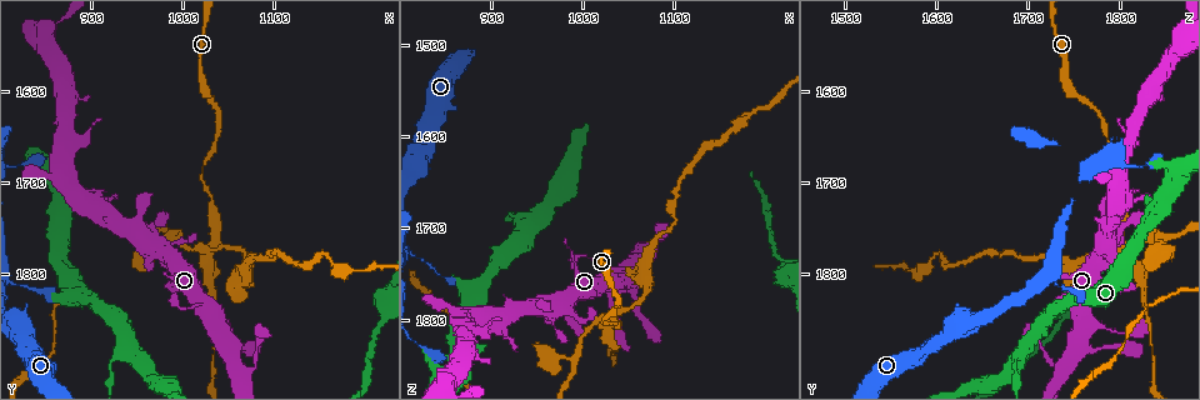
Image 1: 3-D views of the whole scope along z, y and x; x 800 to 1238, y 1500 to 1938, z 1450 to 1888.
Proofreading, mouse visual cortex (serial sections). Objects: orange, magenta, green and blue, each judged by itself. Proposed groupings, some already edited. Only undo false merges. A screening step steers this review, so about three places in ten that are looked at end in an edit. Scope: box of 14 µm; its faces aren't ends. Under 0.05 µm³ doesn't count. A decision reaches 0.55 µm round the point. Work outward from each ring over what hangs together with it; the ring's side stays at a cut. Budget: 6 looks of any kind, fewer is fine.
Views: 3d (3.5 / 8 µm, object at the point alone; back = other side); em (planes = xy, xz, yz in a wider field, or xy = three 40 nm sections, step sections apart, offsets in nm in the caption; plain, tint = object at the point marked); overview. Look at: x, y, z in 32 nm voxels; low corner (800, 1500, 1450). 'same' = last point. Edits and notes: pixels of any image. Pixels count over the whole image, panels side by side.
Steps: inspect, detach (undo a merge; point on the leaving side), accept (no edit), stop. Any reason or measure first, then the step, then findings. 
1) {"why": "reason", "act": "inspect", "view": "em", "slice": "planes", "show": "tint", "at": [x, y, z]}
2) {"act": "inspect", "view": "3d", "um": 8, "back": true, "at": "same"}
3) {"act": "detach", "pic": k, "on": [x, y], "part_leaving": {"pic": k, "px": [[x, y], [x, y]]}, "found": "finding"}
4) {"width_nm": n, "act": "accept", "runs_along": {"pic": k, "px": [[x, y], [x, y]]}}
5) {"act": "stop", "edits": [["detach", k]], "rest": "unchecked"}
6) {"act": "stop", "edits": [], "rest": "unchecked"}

{"why": "a narrow waist", "act": "inspect", "view": "3d", "um": 8, "at": [920, 1910, 1685]}

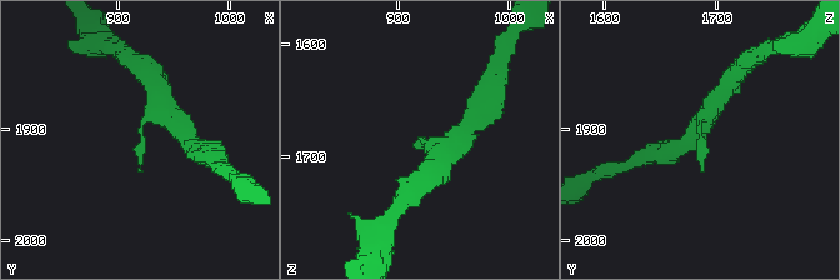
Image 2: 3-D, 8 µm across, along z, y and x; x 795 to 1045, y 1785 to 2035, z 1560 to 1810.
{"why": "shape alone is not enough", "act": "inspect", "view": "em", "slice": "xy", "step": 5, "show": "tint", "at": [922, 1908, 1686]}

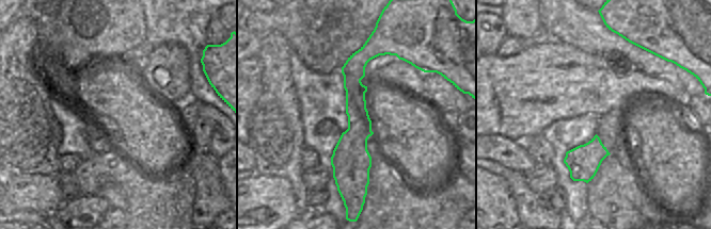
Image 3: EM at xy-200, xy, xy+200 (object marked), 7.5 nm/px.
{"arm_widths_nm": [200, 450], "act": "accept", "runs_along": {"pic": 3, "px": [[370, 44], [356, 64], [348, 183]]}, "found": "all the same cell"}

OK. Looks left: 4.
{"why": "sharp bend", "act": "inspect", "view": "3d", "um": 3.5, "at": [1020, 1775, 1800]}

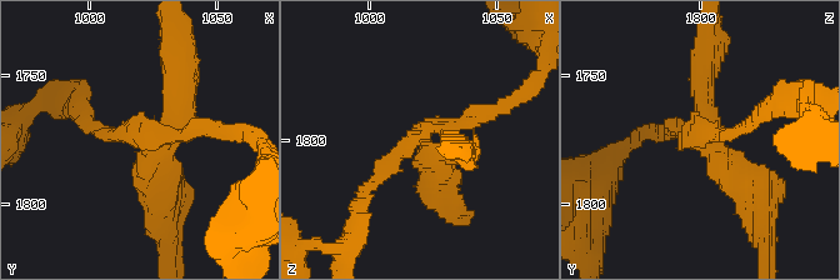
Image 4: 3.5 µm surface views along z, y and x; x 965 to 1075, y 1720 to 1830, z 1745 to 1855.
{"arms": 4, "arm_widths_nm": [150, 200, 250, 350], "act": "inspect", "view": "em", "slice": "planes", "show": "tint", "at": [1022, 1776, 1800]}

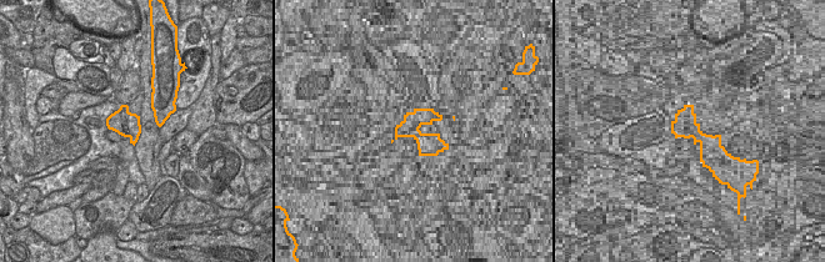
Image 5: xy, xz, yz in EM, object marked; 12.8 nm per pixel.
{"act": "detach", "pic": 4, "on": [676, 124], "part_leaving": {"pic": 4, "px": [[704, 148], [679, 129], [656, 133]]}, "found": "a second cell is stuck on"}

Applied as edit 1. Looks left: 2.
{"act": "stop", "edits": [["detach", 4]], "rest": "unchecked"}

